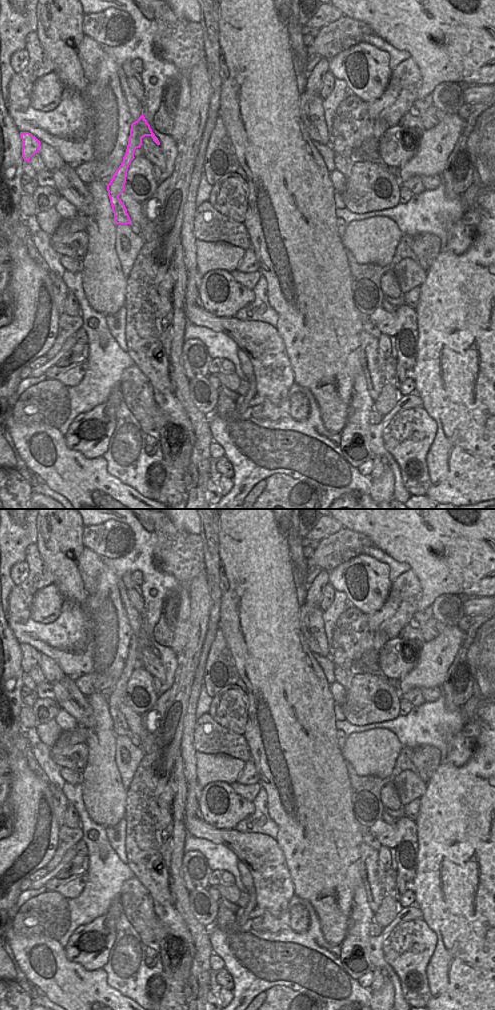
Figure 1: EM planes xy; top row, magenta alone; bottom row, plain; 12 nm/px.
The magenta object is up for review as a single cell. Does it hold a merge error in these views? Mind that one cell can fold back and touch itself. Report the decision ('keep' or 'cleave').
cleave

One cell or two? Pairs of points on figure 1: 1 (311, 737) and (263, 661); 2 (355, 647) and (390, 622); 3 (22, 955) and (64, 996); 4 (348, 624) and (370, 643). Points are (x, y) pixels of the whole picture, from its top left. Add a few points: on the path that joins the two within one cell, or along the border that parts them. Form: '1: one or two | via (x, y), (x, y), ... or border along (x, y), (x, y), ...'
1: one | via (296, 718), (291, 713), (288, 692), (282, 680)
2: two | border along (365, 615), (371, 630), (384, 631), (390, 638)
3: one | via (30, 967), (39, 977), (48, 980), (52, 984)
4: one | via (353, 629), (365, 639)

